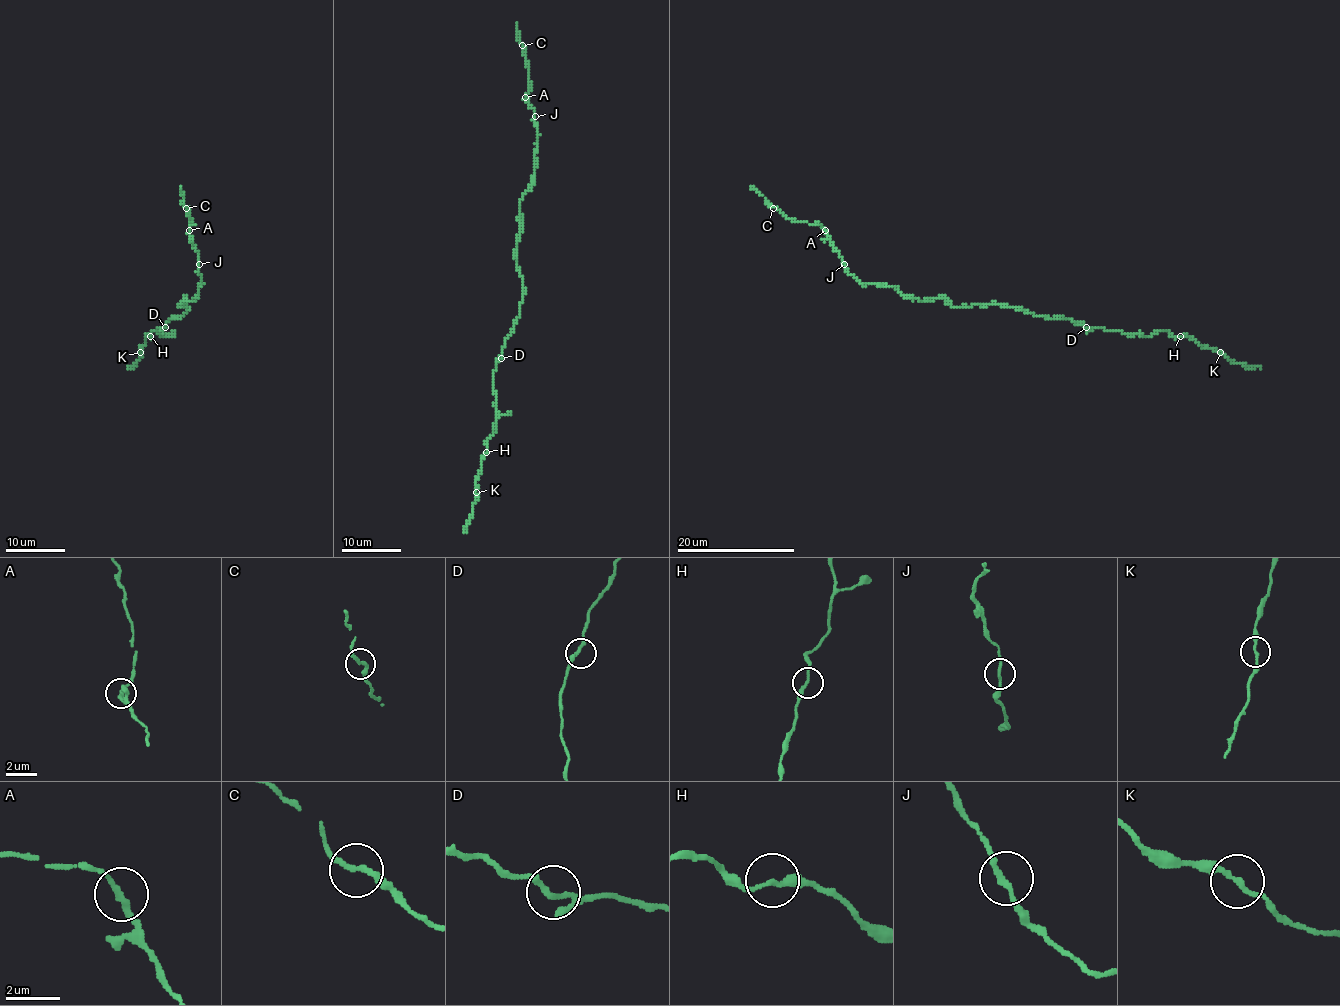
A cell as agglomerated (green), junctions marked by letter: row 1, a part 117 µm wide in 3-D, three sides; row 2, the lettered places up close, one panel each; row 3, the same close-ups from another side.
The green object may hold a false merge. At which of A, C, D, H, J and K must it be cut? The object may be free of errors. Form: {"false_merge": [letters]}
{"false_merge": []}

